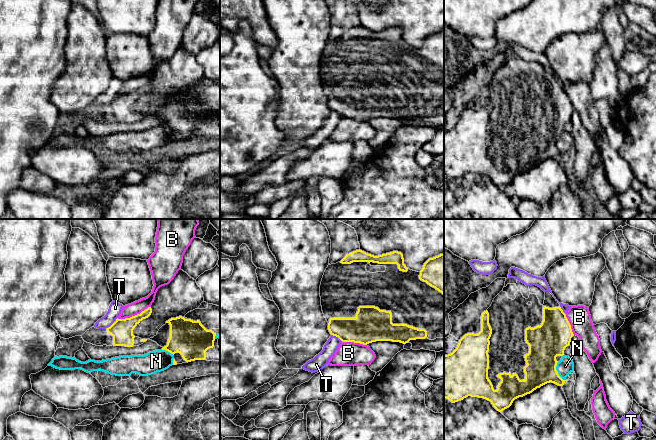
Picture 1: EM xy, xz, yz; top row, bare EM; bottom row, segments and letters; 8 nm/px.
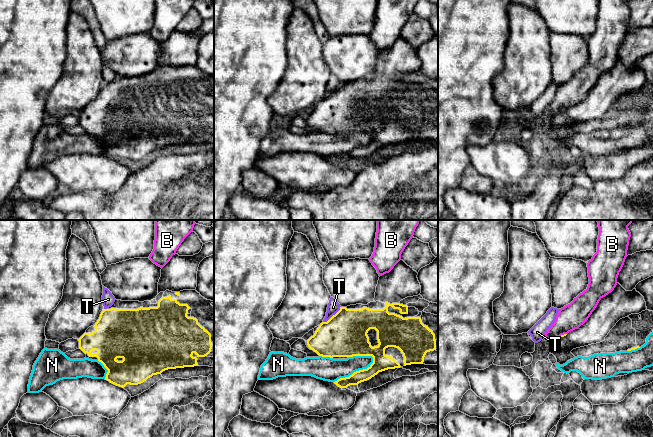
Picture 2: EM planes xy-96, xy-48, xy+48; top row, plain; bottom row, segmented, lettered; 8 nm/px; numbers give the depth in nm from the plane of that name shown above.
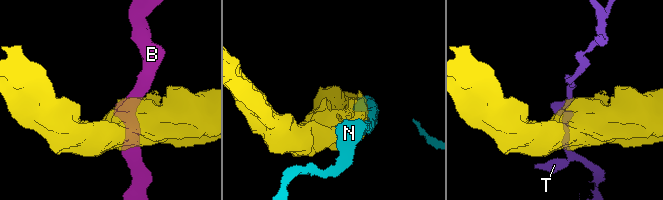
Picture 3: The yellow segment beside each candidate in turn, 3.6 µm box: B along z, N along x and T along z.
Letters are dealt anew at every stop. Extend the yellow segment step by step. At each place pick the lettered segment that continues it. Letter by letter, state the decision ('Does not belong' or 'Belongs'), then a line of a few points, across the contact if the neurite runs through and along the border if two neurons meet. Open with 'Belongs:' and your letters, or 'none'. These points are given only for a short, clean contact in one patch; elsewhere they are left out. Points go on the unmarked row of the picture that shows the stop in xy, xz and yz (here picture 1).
Belongs: none
B: Does not belong. Line: xy (150, 82), (129, 93), (117, 94)
N: Does not belong
T: Does not belong. Line: xy (117, 93), (105, 104)

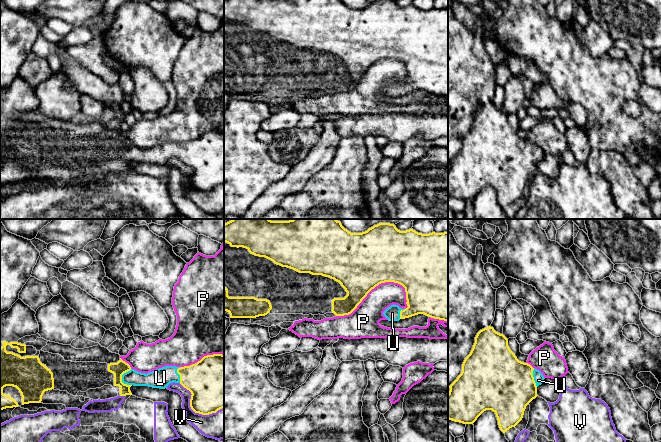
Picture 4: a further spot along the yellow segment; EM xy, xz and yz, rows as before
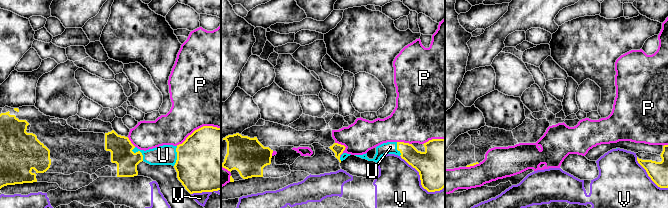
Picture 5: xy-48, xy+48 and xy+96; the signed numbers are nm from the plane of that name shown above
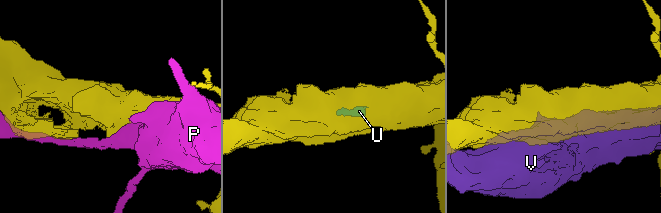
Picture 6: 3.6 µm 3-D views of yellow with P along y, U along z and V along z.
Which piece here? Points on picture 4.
Belongs: U
P: Does not belong
U: Belongs
V: Does not belong

